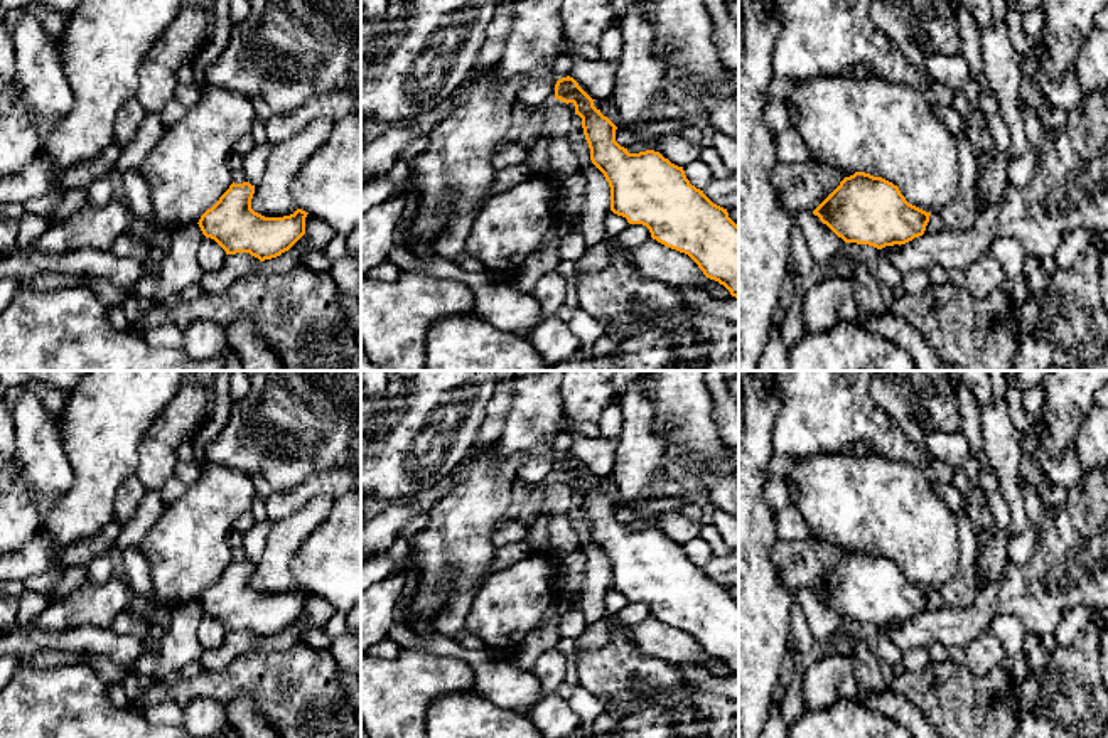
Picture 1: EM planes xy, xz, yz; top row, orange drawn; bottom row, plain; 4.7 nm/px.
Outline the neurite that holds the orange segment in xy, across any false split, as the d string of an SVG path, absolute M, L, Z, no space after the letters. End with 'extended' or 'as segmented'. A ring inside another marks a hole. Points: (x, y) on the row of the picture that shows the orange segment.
M233 182L197 224L226 254L250 253L265 261L288 251L305 234L309 212L297 209L290 216L265 217L251 209L253 194L250 182Z | as segmented

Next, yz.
M865 172L845 177L813 214L845 243L877 249L922 236L931 216L909 204L892 182Z | as segmented

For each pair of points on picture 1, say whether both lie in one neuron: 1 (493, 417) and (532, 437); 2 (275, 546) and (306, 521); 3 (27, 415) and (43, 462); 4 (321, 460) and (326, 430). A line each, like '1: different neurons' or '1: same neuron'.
1: different neurons
2: same neuron
3: same neuron
4: same neuron

